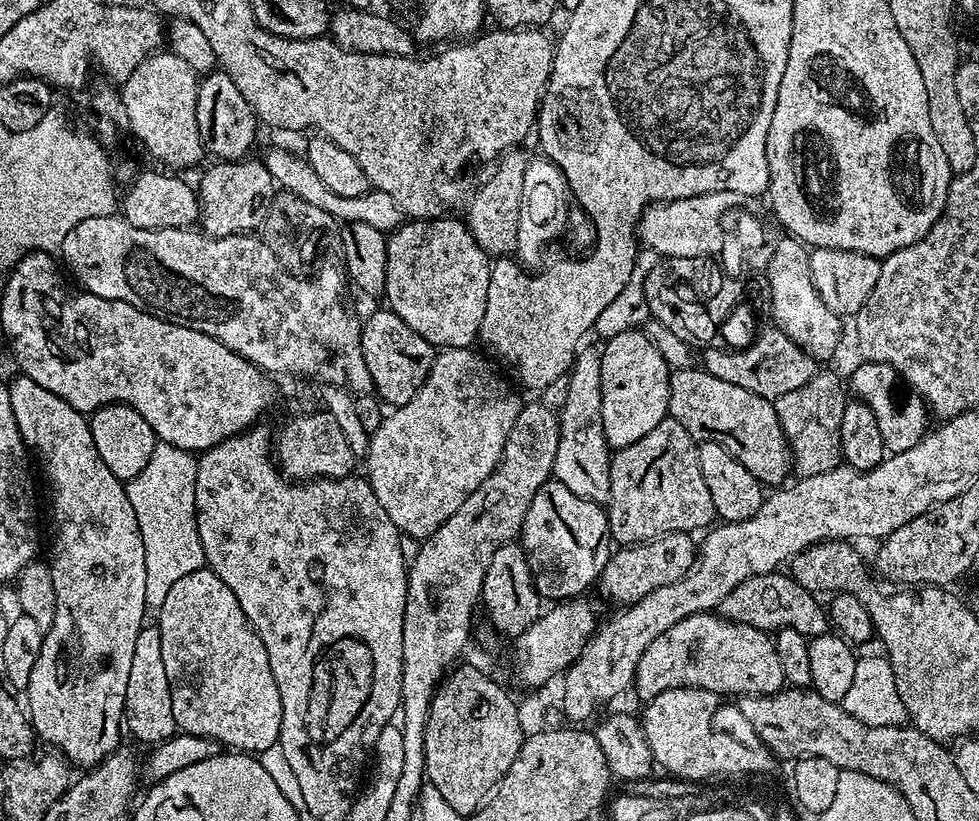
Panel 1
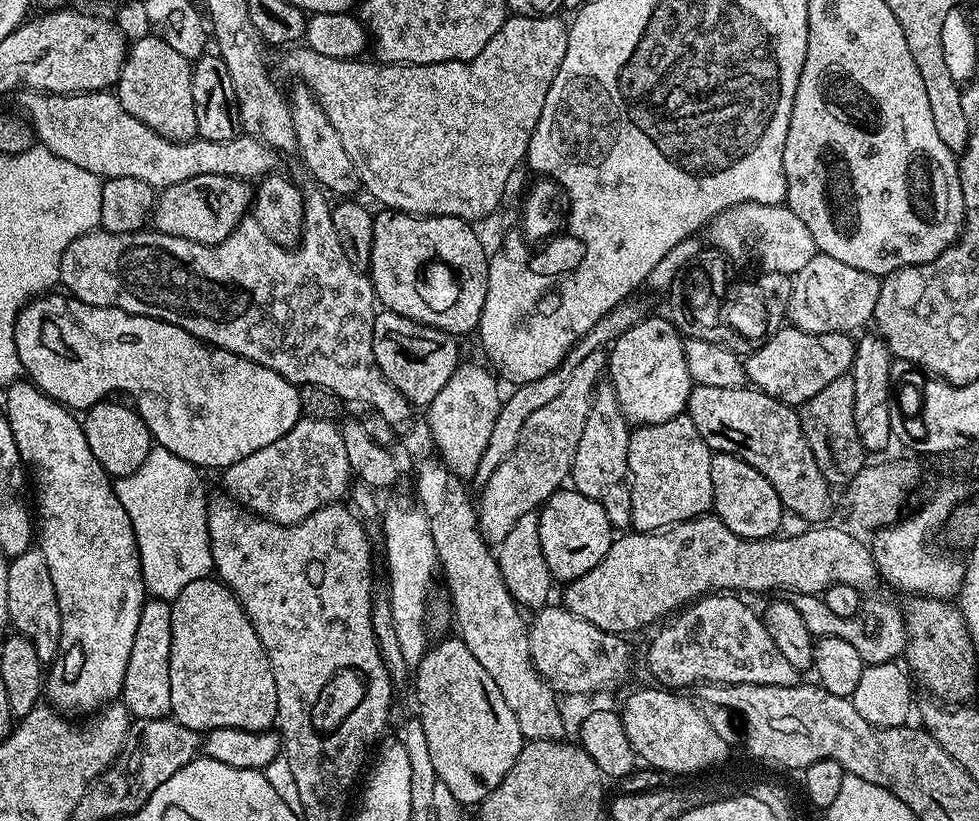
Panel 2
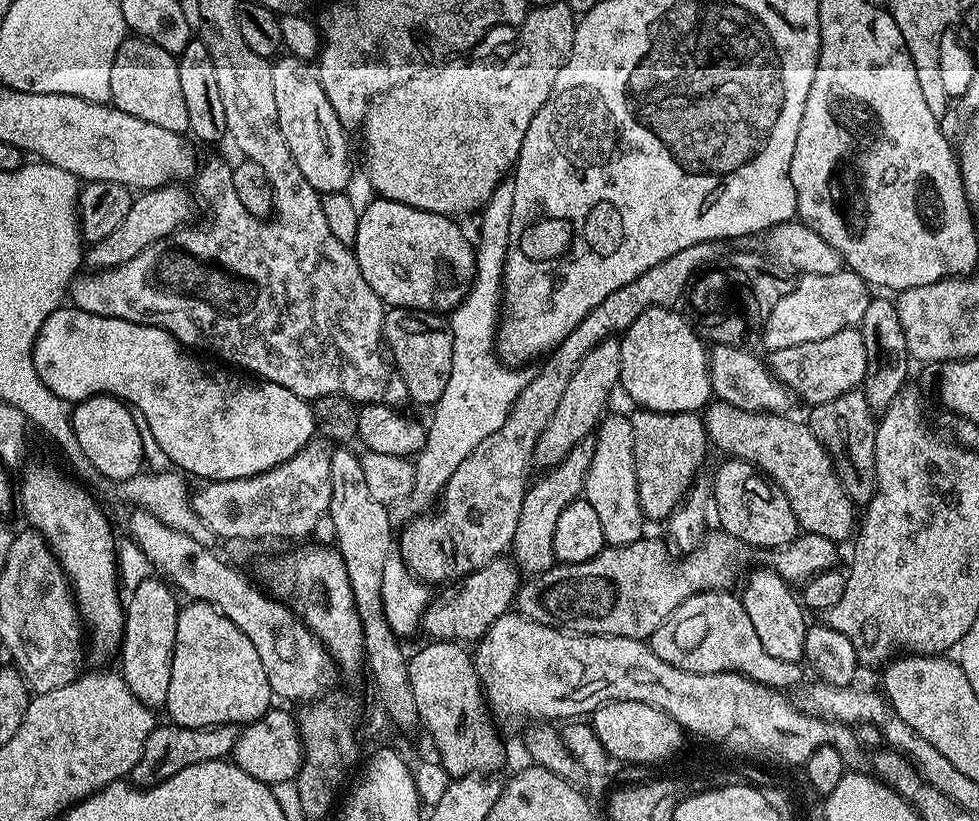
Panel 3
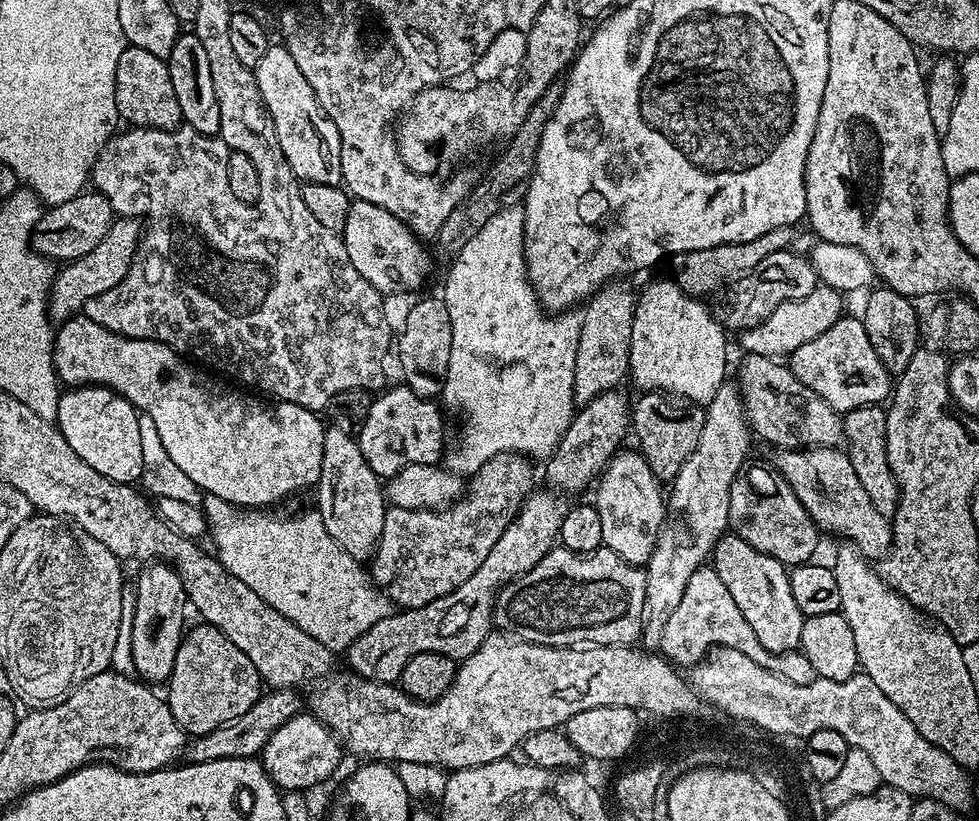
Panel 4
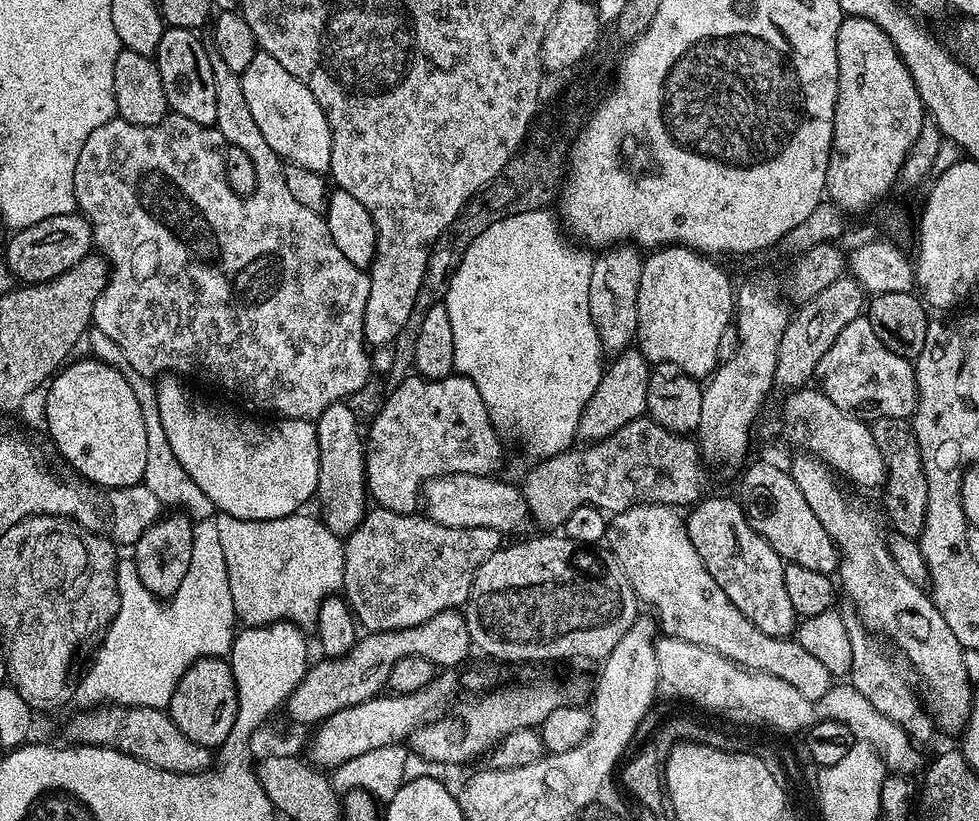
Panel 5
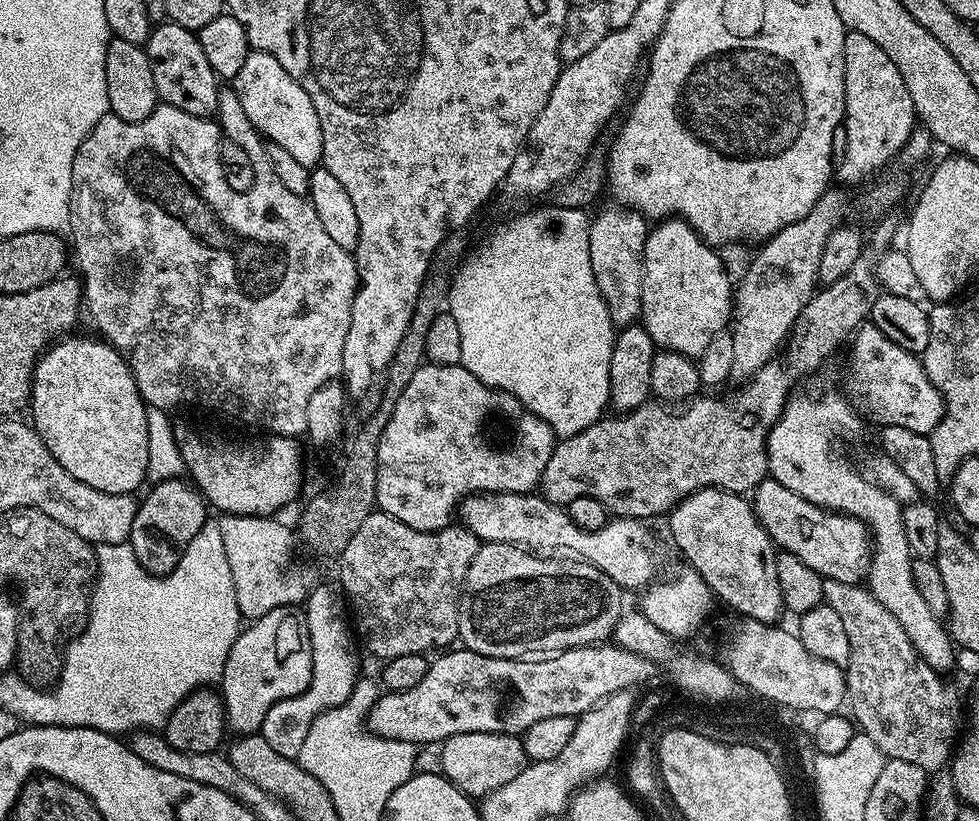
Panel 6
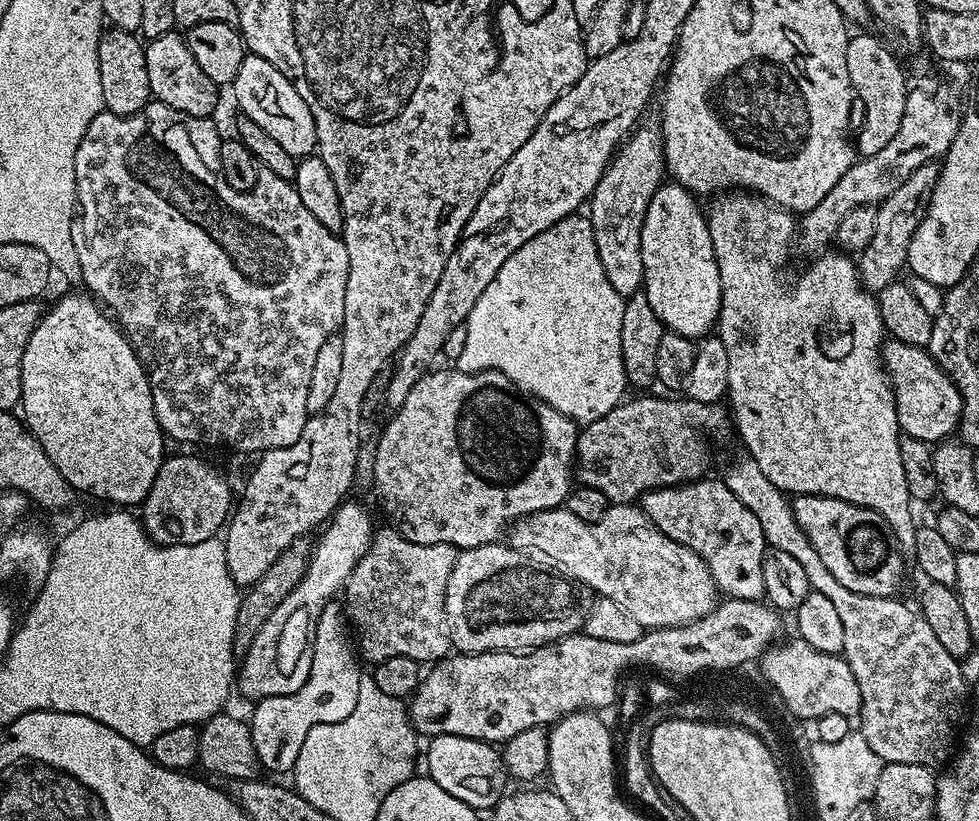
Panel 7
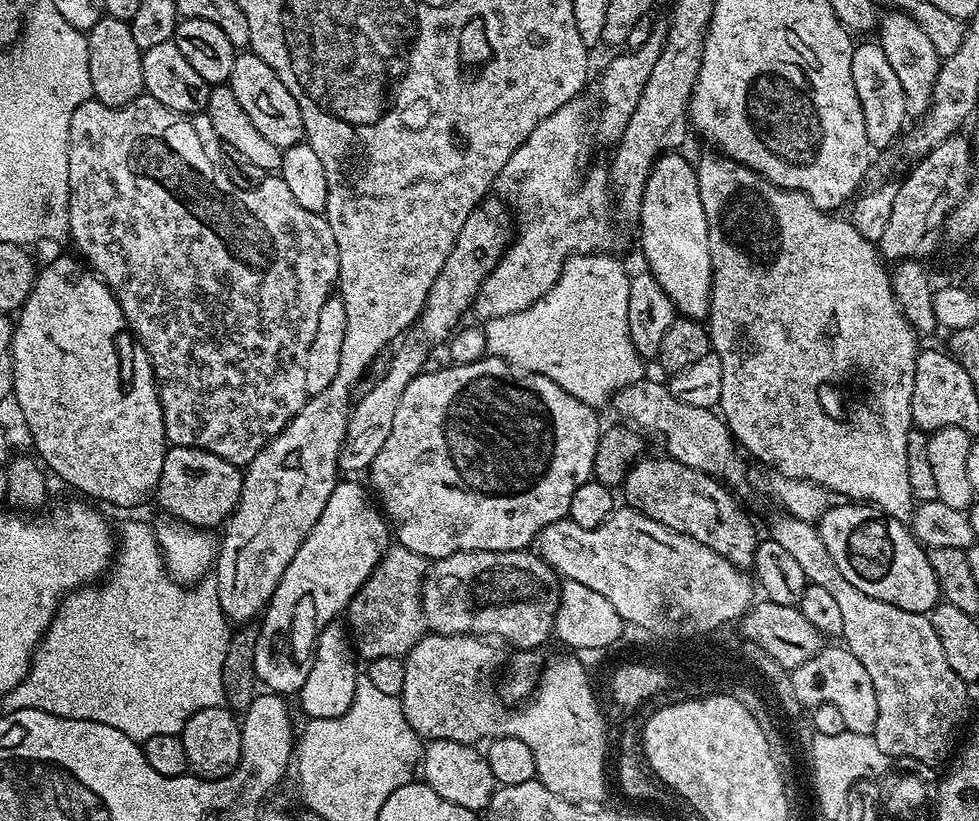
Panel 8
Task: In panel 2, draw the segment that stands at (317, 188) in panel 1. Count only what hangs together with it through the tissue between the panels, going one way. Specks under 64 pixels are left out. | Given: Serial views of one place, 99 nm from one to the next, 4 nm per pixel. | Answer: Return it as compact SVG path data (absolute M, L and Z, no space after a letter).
M24 90L19 96L19 111L26 117L27 123L32 125L35 139L43 147L58 154L58 158L66 158L66 162L74 162L74 166L82 166L82 170L90 170L90 174L101 178L138 178L154 190L163 190L178 182L186 182L186 178L198 178L198 174L233 176L235 180L256 182L277 171L277 151L257 136L238 134L233 140L171 140L150 130L150 126L138 122L134 114L126 114L126 110L122 110L120 99L108 90L72 92L69 96Z

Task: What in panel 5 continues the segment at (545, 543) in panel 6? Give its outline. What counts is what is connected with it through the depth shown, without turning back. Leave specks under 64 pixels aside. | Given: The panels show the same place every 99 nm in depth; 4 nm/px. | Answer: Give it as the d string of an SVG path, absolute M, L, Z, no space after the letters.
M450 474L439 476L424 483L422 504L428 507L427 519L447 528L492 528L507 534L530 524L528 507L523 491L512 484L503 484L492 476L474 474Z

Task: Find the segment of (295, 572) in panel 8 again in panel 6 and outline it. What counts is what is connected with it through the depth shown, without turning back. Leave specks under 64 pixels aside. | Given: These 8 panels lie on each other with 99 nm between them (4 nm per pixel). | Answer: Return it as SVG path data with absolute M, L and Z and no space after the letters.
M299 607L272 609L260 619L253 619L236 637L224 675L218 681L227 727L236 734L259 733L263 719L276 702L307 690L311 672L310 634L305 613Z

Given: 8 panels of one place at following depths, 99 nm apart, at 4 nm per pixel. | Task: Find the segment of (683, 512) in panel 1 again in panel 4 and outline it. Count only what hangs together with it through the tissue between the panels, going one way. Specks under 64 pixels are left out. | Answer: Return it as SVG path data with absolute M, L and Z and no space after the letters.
M644 392L641 400L635 401L630 412L630 428L636 432L636 440L640 455L646 458L652 473L661 482L671 482L678 470L694 454L694 446L698 446L698 437L702 434L705 409L701 405L691 403L683 398L662 392Z

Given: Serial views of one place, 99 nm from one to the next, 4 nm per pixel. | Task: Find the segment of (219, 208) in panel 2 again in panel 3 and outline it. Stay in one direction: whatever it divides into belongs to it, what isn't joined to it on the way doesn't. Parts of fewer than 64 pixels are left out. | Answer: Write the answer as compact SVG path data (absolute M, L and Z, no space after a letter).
M165 186L141 191L126 210L126 218L114 226L114 234L102 238L102 242L91 245L86 252L89 269L103 270L117 268L134 259L139 252L153 247L157 242L167 240L173 232L185 227L188 220L188 192L184 186Z

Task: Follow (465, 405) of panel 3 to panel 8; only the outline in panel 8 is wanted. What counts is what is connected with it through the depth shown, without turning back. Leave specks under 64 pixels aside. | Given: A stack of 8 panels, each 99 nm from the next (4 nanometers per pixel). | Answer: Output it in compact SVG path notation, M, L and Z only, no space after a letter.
M585 252L569 256L558 282L538 302L509 316L494 316L483 325L487 355L502 358L513 369L532 372L533 377L550 378L558 387L592 409L607 405L626 386L645 379L646 362L630 342L630 277L612 254Z

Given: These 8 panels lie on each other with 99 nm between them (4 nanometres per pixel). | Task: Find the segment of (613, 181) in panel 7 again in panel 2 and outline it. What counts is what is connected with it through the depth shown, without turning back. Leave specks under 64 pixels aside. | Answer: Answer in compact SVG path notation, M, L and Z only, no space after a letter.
M603 351L591 352L579 366L574 366L570 374L570 382L562 386L562 394L553 398L539 410L534 410L530 418L526 418L526 426L522 426L522 434L514 446L514 450L504 461L497 466L494 474L490 474L488 480L483 481L478 498L479 529L489 545L499 546L502 538L510 534L514 522L522 518L522 514L536 512L548 499L565 487L566 481L572 474L572 463L574 462L574 450L578 450L578 442L582 438L582 429L586 426L586 414L590 414L592 395L597 384L600 383L608 367L608 357Z

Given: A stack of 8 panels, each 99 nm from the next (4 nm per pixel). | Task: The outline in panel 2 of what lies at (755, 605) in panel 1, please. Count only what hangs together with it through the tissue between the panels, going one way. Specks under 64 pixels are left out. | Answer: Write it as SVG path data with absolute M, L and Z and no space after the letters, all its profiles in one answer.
M795 594L791 604L798 615L806 622L806 630L810 630L813 638L842 638L842 642L850 642L854 650L864 660L865 665L886 664L895 661L903 653L906 637L904 635L904 613L895 608L888 600L865 599L856 609L853 616L839 616L830 611L830 606L817 594Z

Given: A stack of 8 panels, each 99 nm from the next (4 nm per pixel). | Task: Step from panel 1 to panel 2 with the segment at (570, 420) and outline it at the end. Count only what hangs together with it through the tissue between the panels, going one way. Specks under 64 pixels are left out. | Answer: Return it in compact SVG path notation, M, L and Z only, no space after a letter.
M601 379L592 395L590 414L586 414L586 426L582 429L578 450L574 450L570 484L586 498L598 502L598 506L606 510L606 518L610 518L616 530L627 529L632 522L628 479L629 435L630 422L618 406L618 394L614 394L612 381Z

